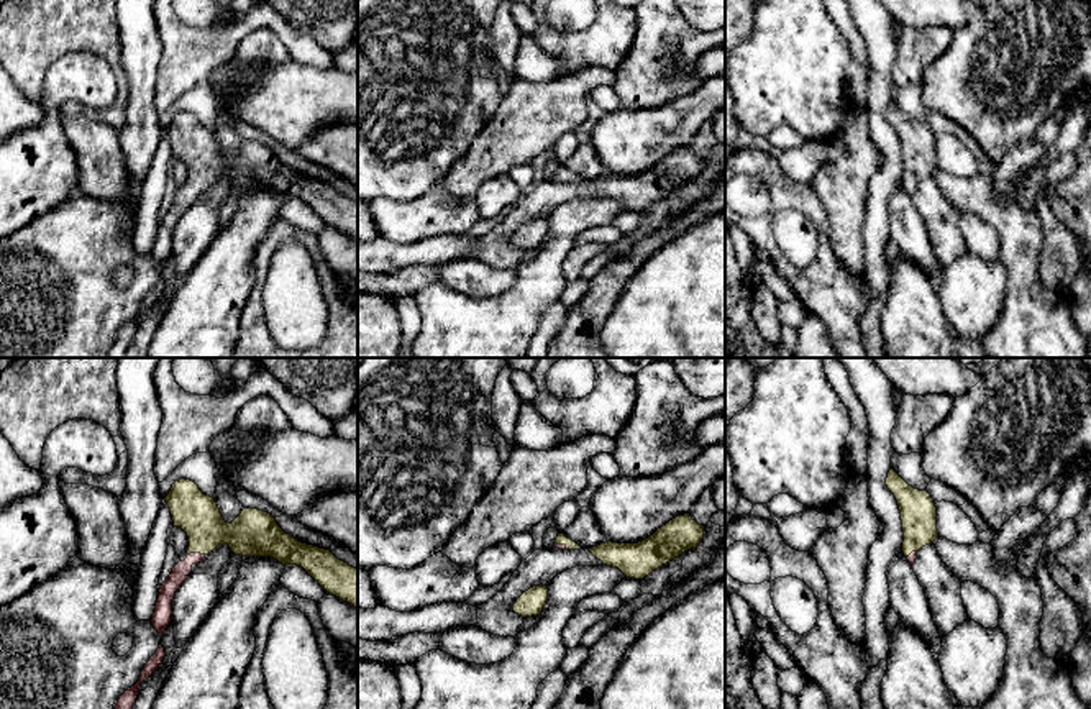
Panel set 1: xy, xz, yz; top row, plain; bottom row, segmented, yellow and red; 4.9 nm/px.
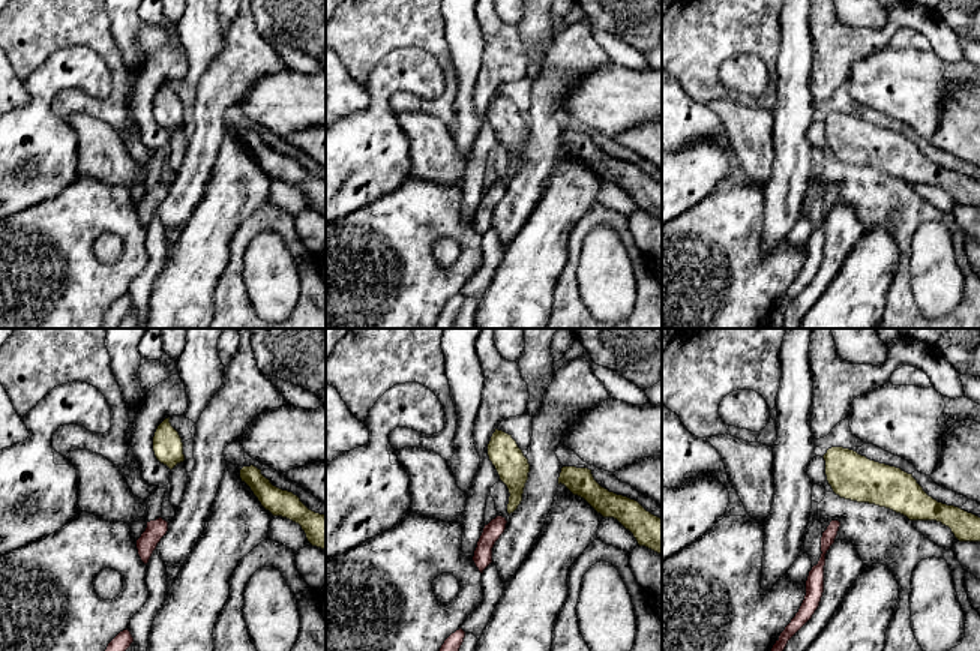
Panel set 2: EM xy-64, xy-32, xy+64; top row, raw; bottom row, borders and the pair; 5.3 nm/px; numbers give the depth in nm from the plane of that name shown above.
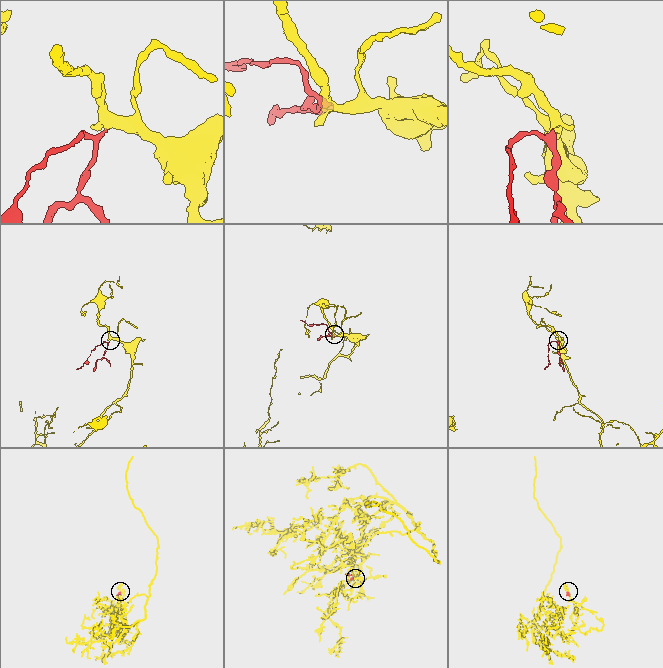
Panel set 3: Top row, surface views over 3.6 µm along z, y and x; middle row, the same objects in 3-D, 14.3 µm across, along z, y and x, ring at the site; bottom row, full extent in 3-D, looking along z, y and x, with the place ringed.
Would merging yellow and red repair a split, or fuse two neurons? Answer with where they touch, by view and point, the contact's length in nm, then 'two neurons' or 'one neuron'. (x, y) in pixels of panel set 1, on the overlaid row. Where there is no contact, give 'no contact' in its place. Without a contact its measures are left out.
meets yellow in xy at (196, 552); contact 90 nm long; one neuron

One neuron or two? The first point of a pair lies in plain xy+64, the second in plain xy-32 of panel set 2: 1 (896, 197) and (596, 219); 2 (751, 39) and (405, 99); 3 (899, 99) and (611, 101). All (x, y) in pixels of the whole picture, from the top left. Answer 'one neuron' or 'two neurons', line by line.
1: one neuron
2: one neuron
3: one neuron

